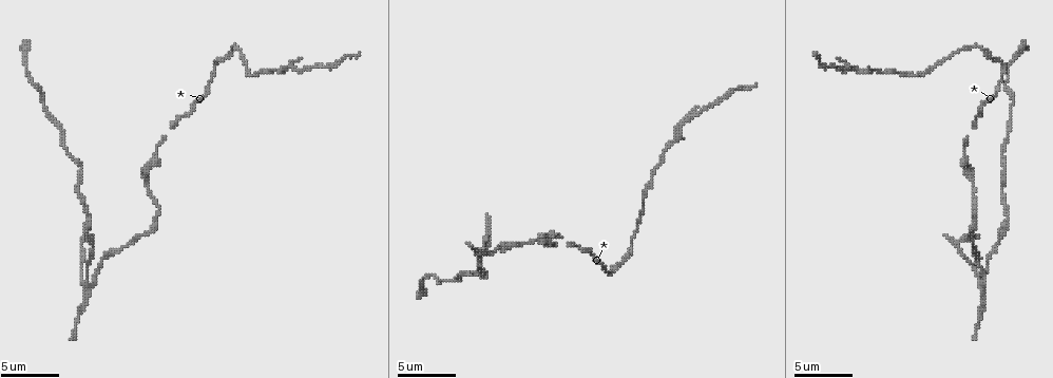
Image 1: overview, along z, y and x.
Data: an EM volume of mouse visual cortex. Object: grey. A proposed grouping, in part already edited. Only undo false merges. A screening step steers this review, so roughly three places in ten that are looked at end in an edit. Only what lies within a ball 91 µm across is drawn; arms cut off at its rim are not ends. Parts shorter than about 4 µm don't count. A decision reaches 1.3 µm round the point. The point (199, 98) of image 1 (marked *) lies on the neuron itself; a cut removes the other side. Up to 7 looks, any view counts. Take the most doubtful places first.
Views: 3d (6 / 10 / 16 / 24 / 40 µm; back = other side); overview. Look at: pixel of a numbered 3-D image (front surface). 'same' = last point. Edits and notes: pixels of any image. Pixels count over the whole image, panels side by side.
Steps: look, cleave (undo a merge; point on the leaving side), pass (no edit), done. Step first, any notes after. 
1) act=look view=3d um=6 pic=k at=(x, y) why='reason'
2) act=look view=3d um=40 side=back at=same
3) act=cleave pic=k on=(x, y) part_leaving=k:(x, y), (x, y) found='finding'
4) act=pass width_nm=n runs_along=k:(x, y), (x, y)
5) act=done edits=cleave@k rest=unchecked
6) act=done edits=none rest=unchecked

act=look view=3d um=6 pic=1 at=(86, 282) why='four arms meet'

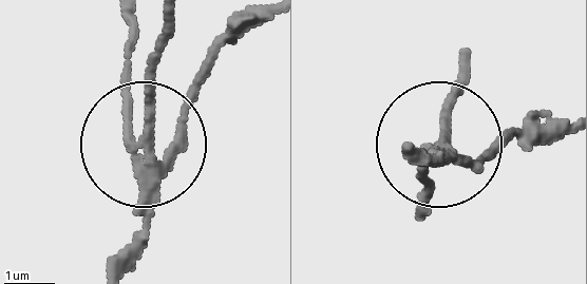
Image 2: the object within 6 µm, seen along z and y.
act=cleave pic=2 on=(121, 112) part_leaving=2:(150, 174), (125, 115), (125, 15) found='two neurons meet here'

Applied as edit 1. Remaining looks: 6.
act=look view=3d um=10 pic=1 at=(148, 175)

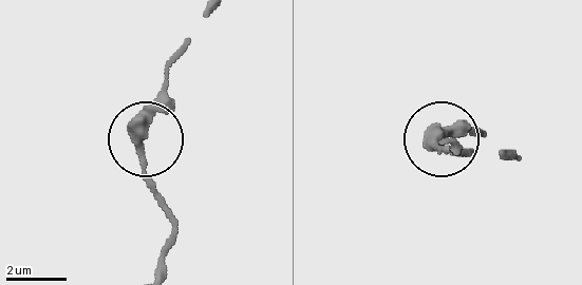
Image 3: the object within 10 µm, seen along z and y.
act=look view=3d um=6 pic=3 at=(138, 139)

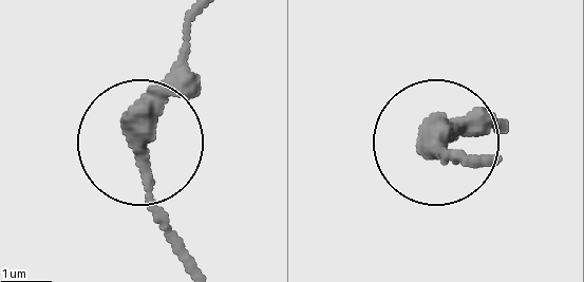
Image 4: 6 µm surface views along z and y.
act=pass found='continuous, no second neuron'

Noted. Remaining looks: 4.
act=look view=3d um=6 pic=1 at=(674, 143) why='thick turns thin'

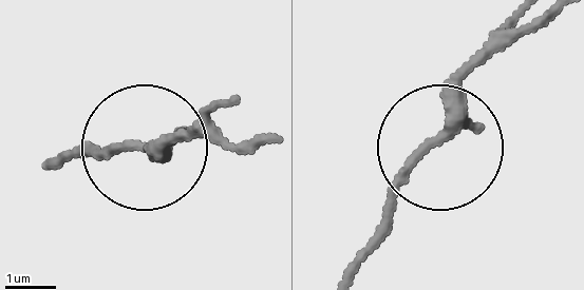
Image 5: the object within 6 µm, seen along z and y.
act=look view=3d um=6 side=back pic=5 at=(431, 142)

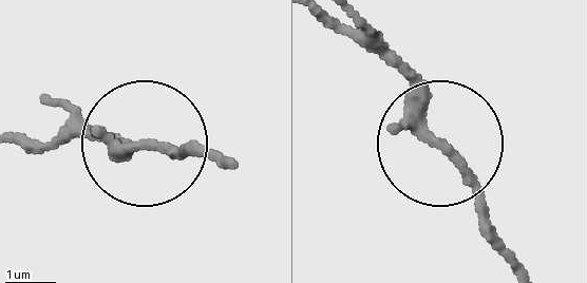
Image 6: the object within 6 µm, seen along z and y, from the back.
act=pass found='one neuron here'

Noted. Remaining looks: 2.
act=done edits=cleave@2 rest=unchecked

